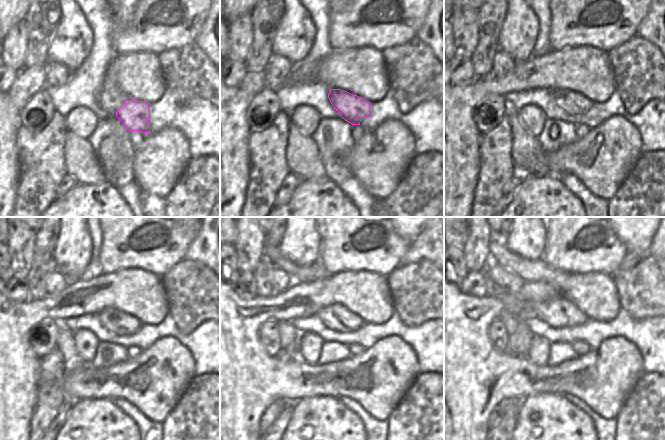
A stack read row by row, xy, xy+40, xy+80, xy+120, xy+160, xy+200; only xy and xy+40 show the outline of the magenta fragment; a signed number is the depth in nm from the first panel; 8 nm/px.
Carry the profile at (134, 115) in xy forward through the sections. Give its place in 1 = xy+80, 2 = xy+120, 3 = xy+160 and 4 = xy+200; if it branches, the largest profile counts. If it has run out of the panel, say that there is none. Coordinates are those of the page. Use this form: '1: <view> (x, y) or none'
1: xy+80 (572, 102)
2: xy+120 (121, 323)
3: xy+160 (336, 317)
4: xy+200 (557, 312)

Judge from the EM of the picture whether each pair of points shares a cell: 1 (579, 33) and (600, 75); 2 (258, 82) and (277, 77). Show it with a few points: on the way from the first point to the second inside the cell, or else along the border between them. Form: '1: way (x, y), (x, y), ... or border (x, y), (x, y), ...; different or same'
1: border (562, 48), (590, 45), (607, 53); different
2: border (265, 71), (266, 88); different

